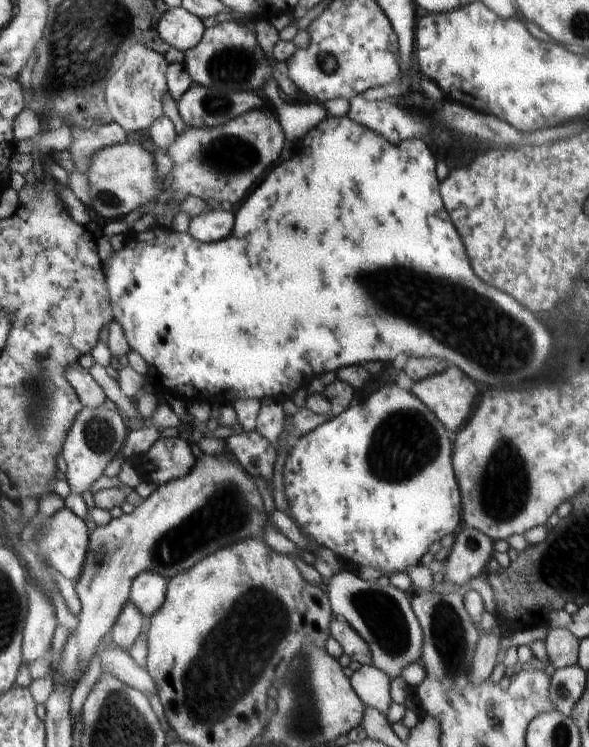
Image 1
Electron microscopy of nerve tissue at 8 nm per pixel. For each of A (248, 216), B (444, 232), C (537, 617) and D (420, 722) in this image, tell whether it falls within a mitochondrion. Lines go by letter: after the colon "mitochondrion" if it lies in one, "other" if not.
A: other
B: other
C: other
D: other

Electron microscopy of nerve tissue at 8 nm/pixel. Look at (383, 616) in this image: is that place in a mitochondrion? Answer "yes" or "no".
yes

